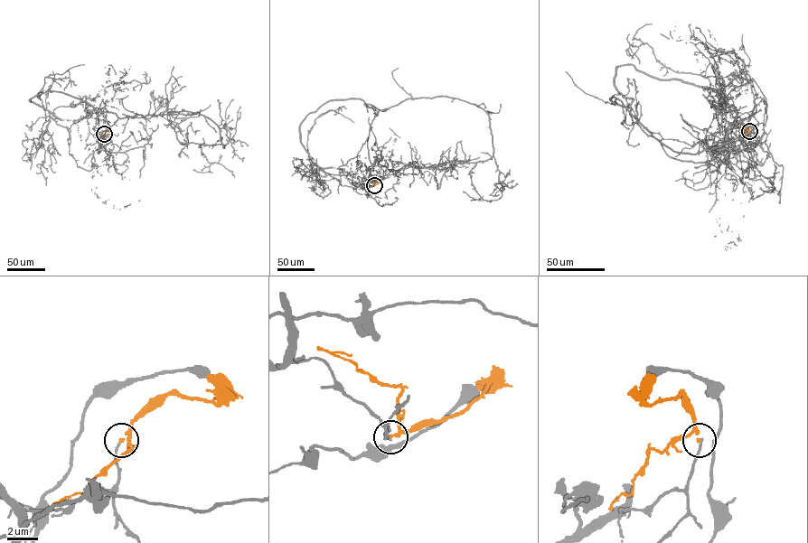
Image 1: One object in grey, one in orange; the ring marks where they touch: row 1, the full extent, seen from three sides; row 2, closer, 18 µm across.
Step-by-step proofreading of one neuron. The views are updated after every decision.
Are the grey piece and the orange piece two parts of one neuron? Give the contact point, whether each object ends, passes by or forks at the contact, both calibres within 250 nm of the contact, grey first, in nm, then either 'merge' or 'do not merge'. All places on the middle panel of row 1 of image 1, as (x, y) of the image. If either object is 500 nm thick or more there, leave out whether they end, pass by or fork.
(374, 185) | grey ends | orange passes by | 130/150 nm | do not merge

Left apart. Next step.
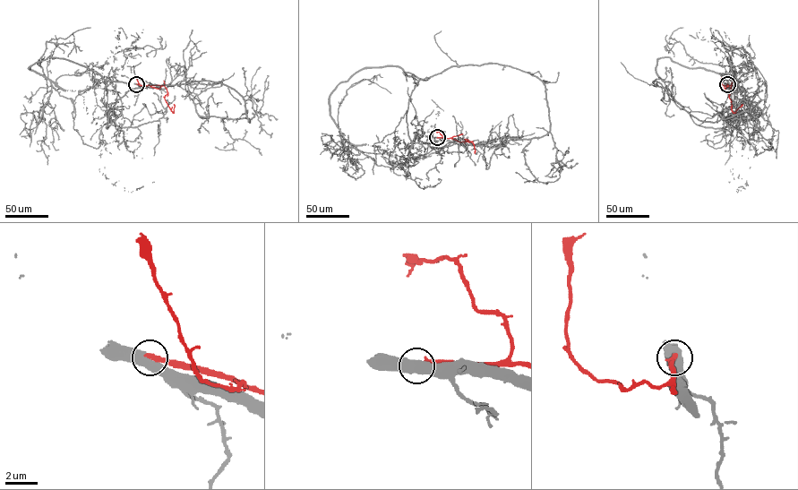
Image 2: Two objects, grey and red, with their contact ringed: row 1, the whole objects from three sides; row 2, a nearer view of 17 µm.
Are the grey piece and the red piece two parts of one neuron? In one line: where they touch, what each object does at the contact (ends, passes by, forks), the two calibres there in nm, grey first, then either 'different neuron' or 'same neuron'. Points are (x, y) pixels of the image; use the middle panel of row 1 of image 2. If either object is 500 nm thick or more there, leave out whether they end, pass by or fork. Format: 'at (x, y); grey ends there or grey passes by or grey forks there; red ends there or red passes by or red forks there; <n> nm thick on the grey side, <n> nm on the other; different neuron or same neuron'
at (437, 137); 550 nm thick on the grey side, 360 nm on the other; same neuron

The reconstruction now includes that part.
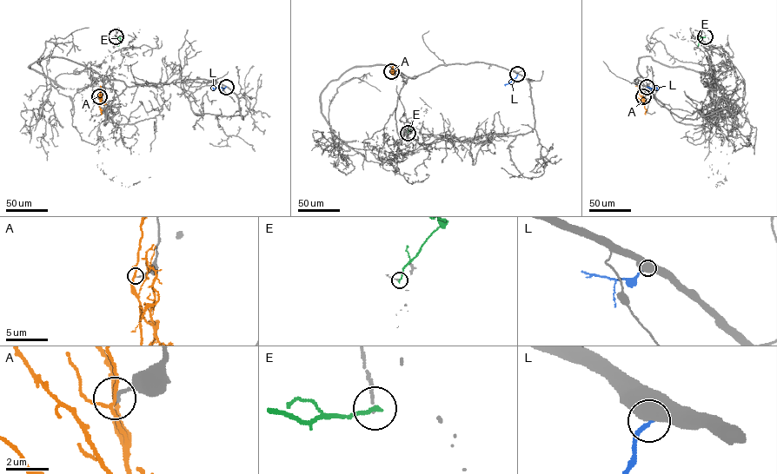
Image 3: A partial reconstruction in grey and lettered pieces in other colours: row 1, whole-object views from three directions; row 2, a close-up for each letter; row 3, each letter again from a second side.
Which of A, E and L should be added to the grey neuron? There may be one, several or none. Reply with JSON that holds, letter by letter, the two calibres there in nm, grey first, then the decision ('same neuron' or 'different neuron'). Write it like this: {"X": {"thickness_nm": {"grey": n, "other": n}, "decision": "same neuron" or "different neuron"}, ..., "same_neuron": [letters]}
{"A": {"thickness_nm": {"grey": 130, "other": 160}, "decision": "different neuron"}, "E": {"thickness_nm": {"grey": 140, "other": 180}, "decision": "different neuron"}, "L": {"thickness_nm": {"grey": 800, "other": 200}, "decision": "different neuron"}, "same_neuron": []}

